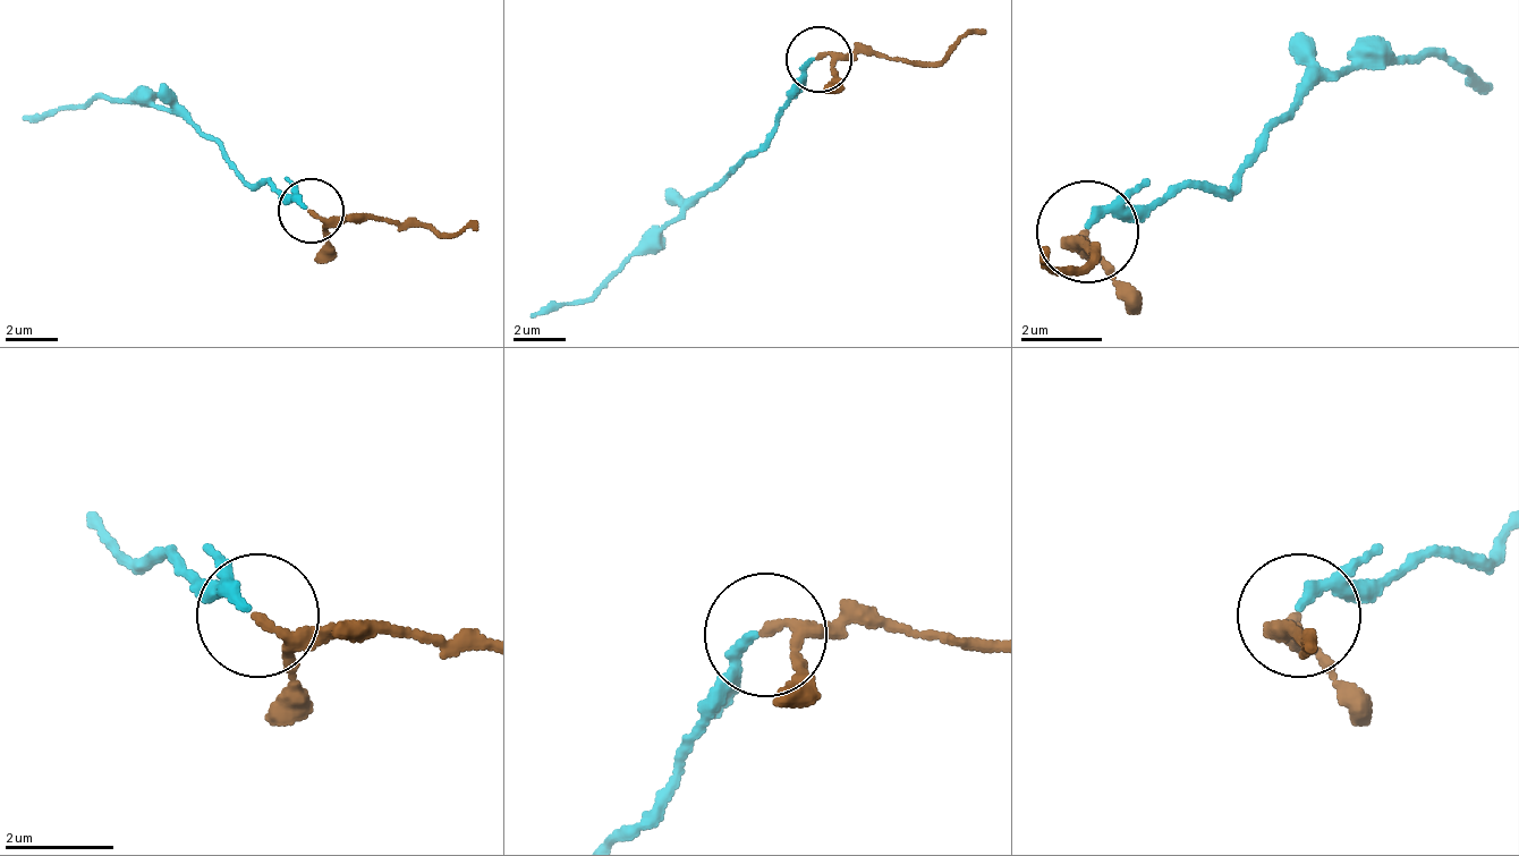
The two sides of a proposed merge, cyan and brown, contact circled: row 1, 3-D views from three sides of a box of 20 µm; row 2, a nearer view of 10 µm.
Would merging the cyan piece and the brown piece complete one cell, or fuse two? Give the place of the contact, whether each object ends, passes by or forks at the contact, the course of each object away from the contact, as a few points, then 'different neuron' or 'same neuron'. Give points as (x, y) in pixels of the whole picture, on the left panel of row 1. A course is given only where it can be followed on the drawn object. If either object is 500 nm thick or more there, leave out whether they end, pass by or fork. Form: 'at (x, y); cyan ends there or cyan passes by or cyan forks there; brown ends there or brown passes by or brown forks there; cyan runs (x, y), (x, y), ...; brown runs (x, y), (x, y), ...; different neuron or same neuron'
at (311, 211); cyan ends there; brown passes by; cyan runs (305, 205), (266, 179), (253, 186), (162, 108), (90, 94), (25, 120); brown runs (312, 212), (430, 226), (456, 231), (475, 219); same neuron

